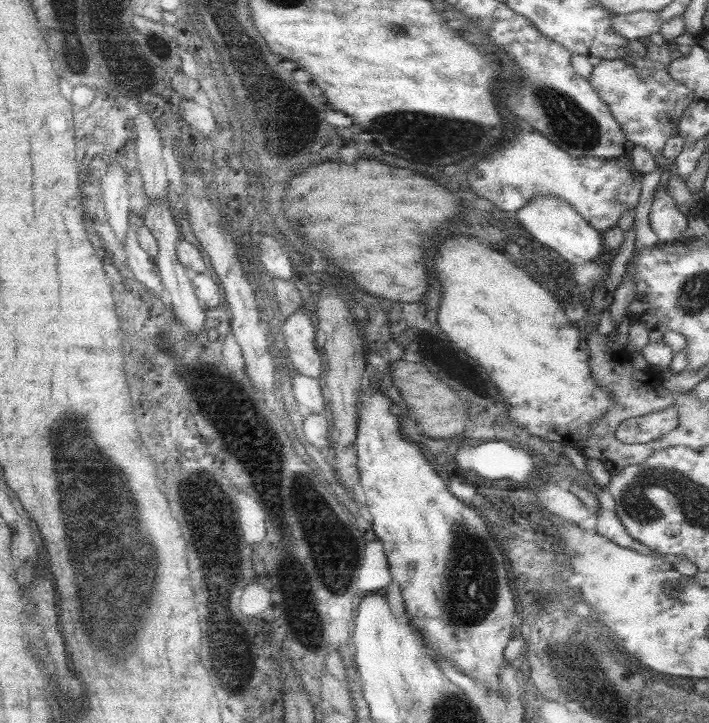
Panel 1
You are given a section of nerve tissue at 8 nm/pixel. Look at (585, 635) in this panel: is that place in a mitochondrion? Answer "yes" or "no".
yes

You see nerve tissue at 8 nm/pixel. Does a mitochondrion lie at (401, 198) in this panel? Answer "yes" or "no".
no

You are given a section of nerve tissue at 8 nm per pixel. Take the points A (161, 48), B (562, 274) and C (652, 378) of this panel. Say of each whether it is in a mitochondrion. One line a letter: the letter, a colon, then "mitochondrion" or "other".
A: other
B: other
C: other

